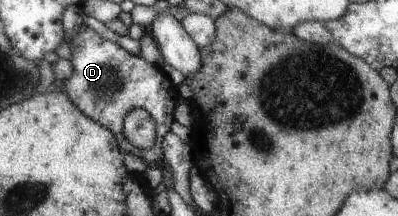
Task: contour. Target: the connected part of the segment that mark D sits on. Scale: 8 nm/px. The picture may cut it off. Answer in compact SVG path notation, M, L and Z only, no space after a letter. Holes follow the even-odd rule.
M88 26L78 27L70 37L63 37L69 44L72 57L72 74L69 79L57 86L66 88L65 95L76 105L76 108L101 127L114 133L122 153L130 152L149 165L164 163L162 139L171 132L175 123L174 111L180 101L178 87L174 86L163 72L162 67L148 63L142 56L134 56ZM144 109L156 123L156 141L150 149L139 149L128 142L123 135L123 122L130 111Z

